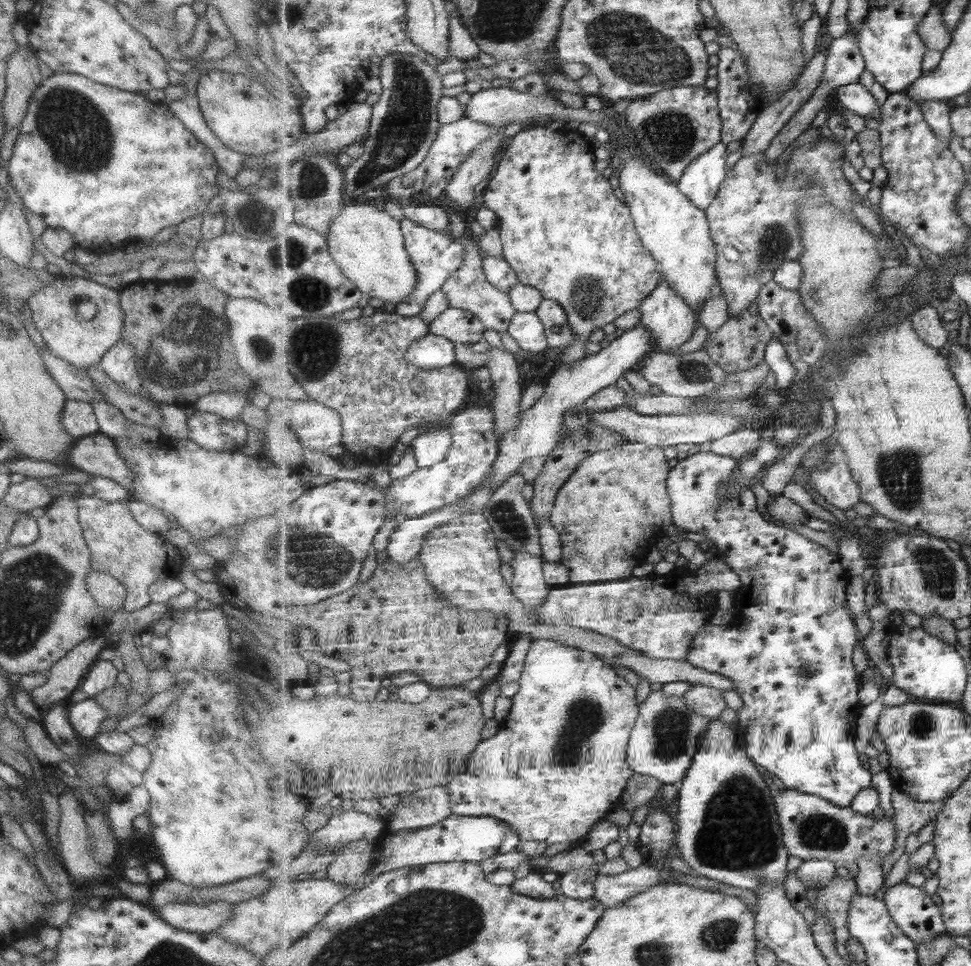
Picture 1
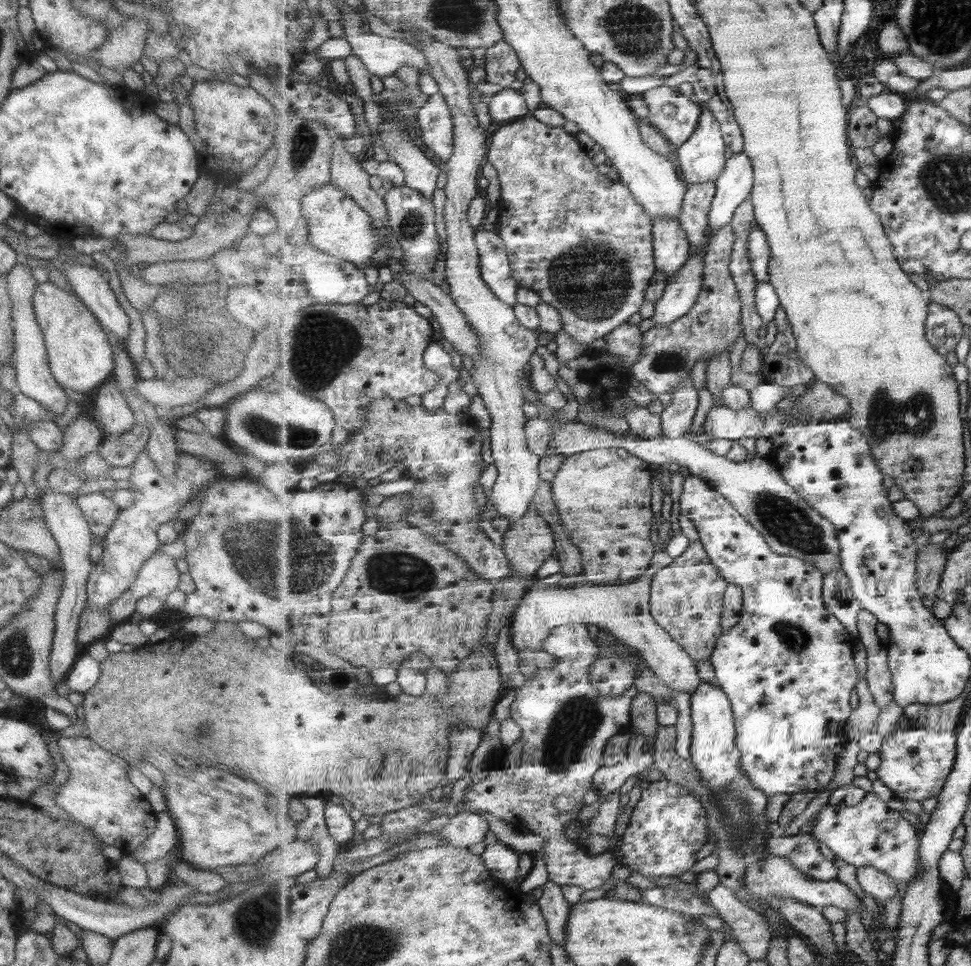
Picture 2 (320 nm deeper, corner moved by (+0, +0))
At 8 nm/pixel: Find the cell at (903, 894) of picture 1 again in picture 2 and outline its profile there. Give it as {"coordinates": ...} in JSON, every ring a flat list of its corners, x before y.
{"coordinates":[[874,866,857,868,856,879,864,892,878,903,893,898,898,892,894,878]]}

